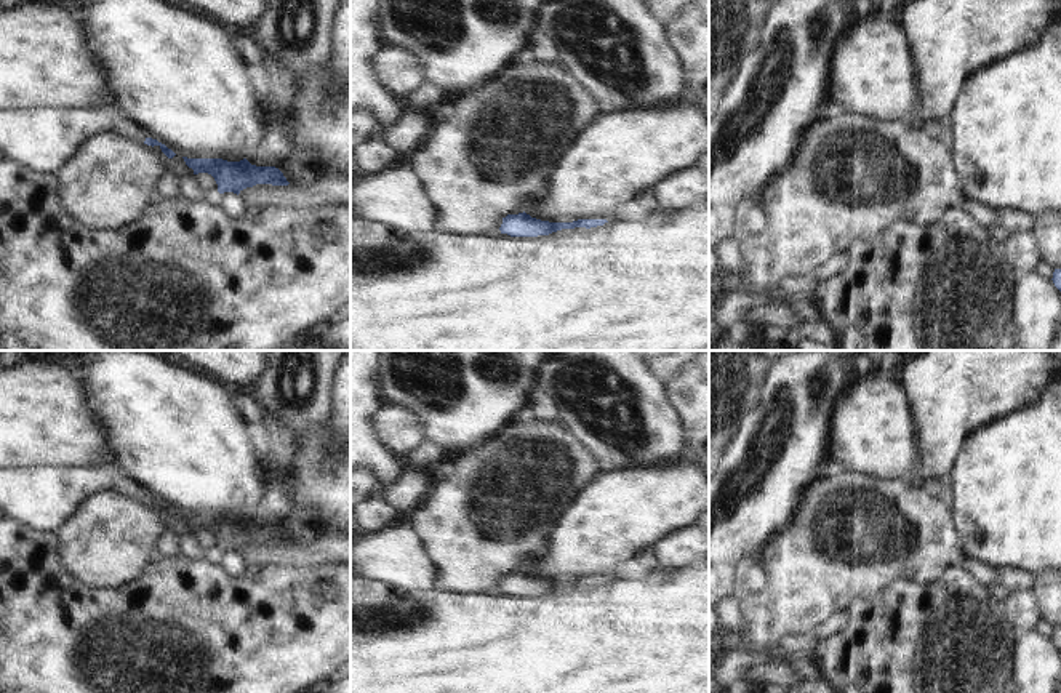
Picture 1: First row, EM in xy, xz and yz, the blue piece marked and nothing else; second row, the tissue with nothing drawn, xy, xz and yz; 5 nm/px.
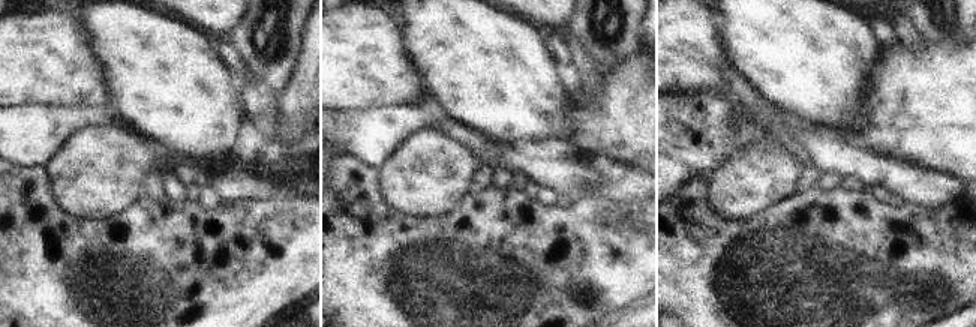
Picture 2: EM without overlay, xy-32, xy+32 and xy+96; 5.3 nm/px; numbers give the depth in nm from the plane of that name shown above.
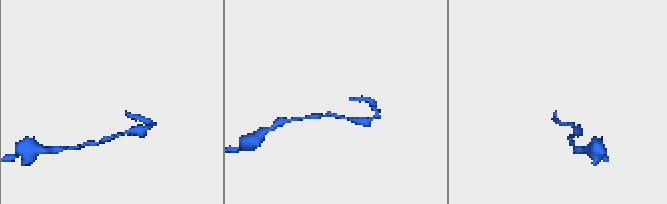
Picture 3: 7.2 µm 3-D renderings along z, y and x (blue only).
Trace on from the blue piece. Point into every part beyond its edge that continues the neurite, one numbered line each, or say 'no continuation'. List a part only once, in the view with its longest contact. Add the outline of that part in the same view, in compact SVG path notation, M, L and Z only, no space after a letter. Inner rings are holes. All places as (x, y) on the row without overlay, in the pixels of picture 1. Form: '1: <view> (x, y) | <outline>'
1: xy (40, 498) | M118 464L94 467L29 467L0 471L0 514L30 530L54 533L90 495L109 490L139 503L144 503L147 496L155 498L142 485L126 477Z

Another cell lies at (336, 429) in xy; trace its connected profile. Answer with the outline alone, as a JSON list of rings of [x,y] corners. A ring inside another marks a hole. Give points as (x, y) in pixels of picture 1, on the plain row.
[[[346,351],[331,383],[331,410],[322,435],[326,443],[320,463],[350,447],[350,351]]]

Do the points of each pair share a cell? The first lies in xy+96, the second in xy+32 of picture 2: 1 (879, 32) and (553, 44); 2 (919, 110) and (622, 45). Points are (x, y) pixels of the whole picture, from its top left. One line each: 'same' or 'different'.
1: same
2: different

